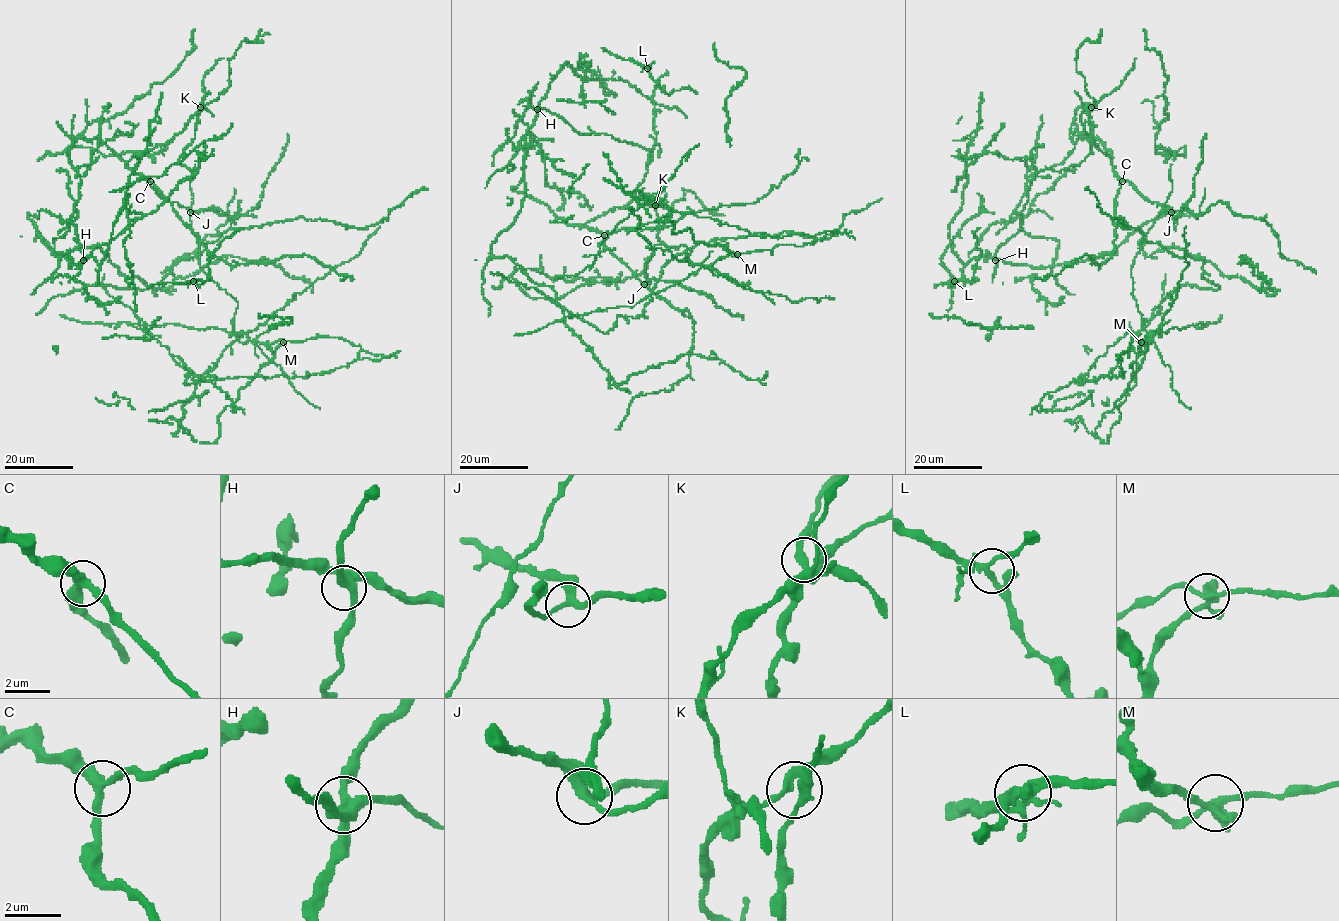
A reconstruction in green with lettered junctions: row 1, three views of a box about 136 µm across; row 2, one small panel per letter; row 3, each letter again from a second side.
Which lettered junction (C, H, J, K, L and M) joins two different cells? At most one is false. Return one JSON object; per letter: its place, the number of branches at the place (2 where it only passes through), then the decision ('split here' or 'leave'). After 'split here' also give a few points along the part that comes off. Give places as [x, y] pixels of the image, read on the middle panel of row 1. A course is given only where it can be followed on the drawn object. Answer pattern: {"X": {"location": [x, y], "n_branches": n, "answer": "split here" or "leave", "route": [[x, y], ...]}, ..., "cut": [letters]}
{"C": {"location": [604, 235], "n_branches": 3, "answer": "leave"}, "H": {"location": [537, 109], "n_branches": 4, "answer": "leave"}, "J": {"location": [644, 284], "n_branches": 3, "answer": "leave"}, "K": {"location": [655, 205], "n_branches": 4, "answer": "leave"}, "L": {"location": [647, 68], "n_branches": 4, "answer": "leave"}, "M": {"location": [737, 254], "n_branches": 4, "answer": "split here", "route": [[737, 254], [803, 246], [838, 231], [757, 236], [648, 198], [609, 234], [592, 266], [559, 279]]}, "cut": ["M"]}

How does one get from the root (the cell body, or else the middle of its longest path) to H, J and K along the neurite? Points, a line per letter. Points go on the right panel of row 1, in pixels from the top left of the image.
H: (1089, 135), (1080, 115), (1091, 107), (1090, 153), (1078, 164), (1037, 172), (1020, 230), (1000, 245), (995, 260)
J: (1089, 135), (1094, 144), (1110, 158), (1113, 171), (1122, 181), (1128, 181), (1144, 198), (1169, 207), (1171, 212)
K: (1089, 135), (1080, 115), (1091, 107)

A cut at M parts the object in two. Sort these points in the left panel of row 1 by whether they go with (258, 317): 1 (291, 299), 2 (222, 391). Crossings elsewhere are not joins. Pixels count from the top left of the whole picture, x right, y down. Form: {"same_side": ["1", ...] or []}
{"same_side": []}

